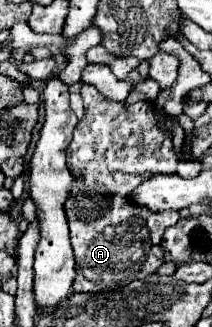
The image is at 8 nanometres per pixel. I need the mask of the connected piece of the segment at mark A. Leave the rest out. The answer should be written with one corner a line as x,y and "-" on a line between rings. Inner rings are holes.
94,86
80,90
86,114
74,128
74,140
66,150
66,162
74,186
64,202
70,224
70,238
76,256
74,292
102,292
126,286
134,278
146,278
156,272
162,258
162,234
178,222
178,212
168,210
150,214
142,206
130,206
126,196
158,172
174,174
178,156
172,150
170,136
156,124
146,102
124,106
104,100

